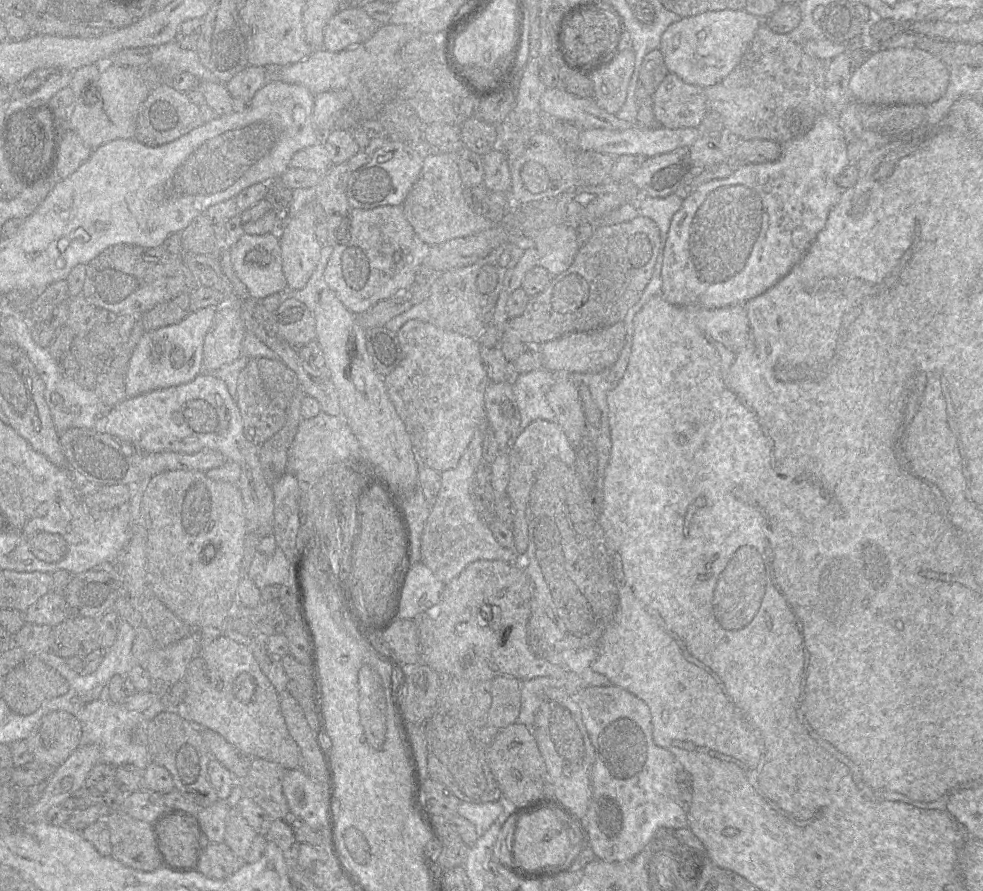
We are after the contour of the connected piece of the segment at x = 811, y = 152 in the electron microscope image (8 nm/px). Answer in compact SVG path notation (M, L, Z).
M821 114L805 134L779 144L781 145L781 154L777 160L764 163L738 164L727 178L706 182L683 200L680 209L671 219L663 252L660 295L665 301L673 305L700 306L710 309L743 303L759 296L775 285L806 254L817 234L824 228L831 209L838 203L844 191L836 184L836 178L849 165L848 143L838 120L833 120L825 114Z

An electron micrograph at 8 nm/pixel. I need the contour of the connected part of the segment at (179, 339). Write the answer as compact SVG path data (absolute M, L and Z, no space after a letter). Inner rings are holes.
M208 306L189 313L181 322L145 332L129 361L125 378L126 397L192 381L202 372L203 345L218 307Z

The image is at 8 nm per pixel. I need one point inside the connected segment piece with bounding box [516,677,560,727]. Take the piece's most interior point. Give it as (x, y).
(532, 691)

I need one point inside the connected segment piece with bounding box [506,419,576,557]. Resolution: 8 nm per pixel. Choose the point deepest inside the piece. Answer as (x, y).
(541, 440)

